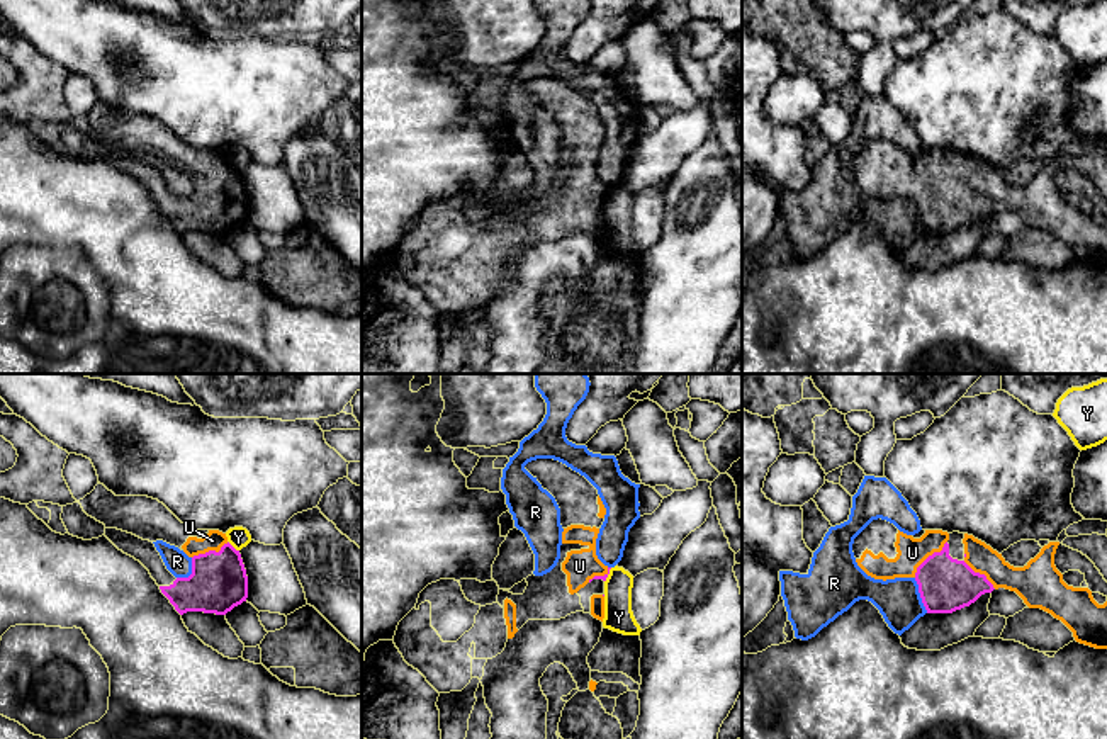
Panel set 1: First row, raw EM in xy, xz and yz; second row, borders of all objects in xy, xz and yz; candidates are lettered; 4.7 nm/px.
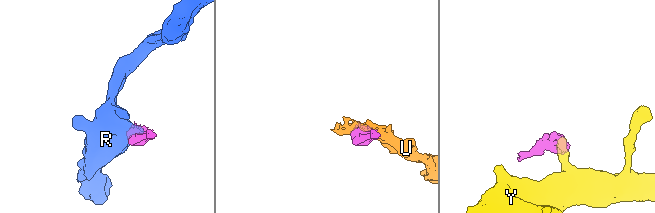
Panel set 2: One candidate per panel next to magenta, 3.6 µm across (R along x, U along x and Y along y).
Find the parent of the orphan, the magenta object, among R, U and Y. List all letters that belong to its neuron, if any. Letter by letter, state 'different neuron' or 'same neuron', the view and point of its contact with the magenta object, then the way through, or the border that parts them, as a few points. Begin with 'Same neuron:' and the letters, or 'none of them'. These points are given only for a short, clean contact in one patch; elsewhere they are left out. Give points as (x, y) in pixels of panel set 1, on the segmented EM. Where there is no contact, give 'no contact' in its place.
Same neuron: U
R: different neuron; meets magenta in yz at (921, 595)
U: same neuron; meets magenta in yz at (929, 556)
Y: different neuron; meets magenta in xy at (231, 546); border along xy (228, 541), (238, 551)

